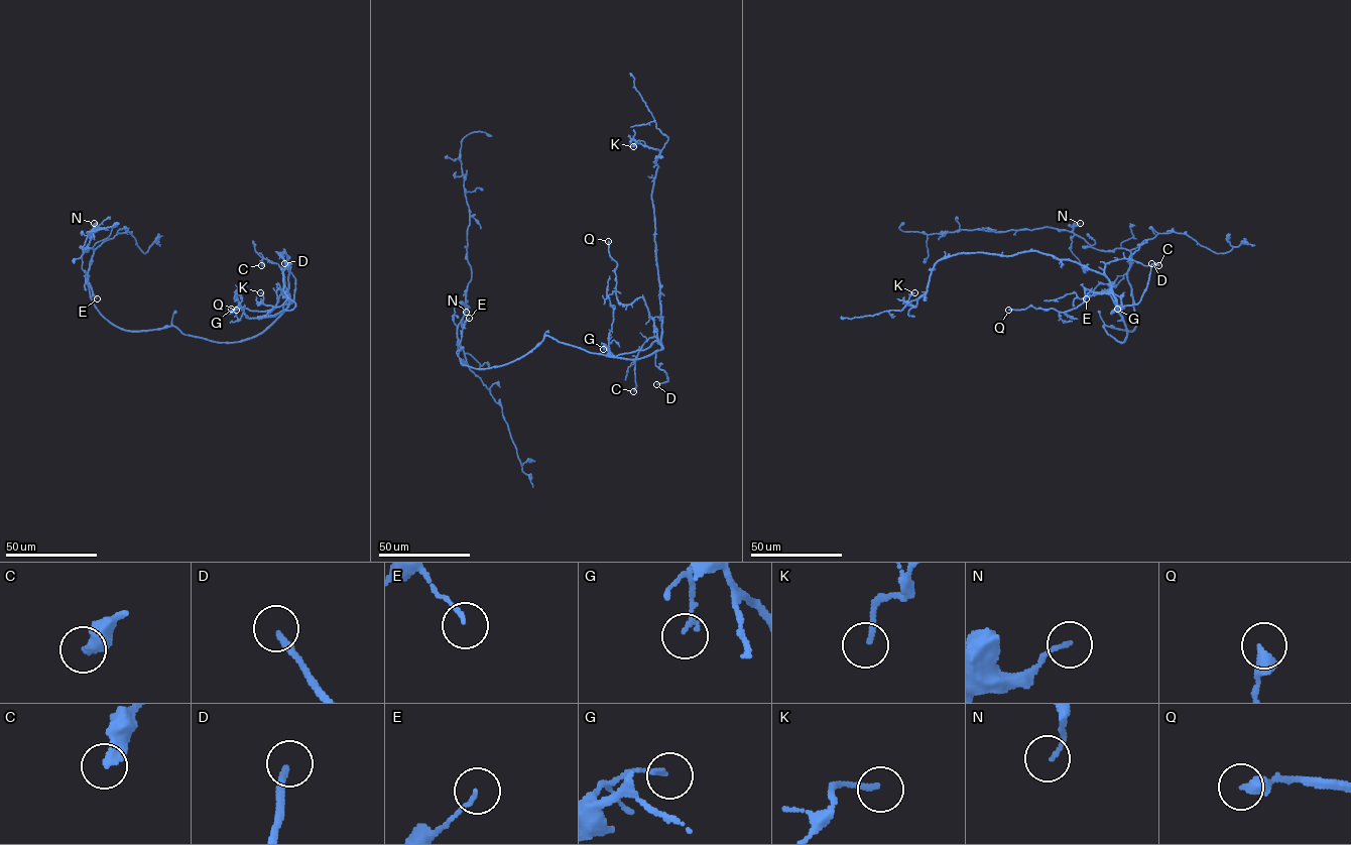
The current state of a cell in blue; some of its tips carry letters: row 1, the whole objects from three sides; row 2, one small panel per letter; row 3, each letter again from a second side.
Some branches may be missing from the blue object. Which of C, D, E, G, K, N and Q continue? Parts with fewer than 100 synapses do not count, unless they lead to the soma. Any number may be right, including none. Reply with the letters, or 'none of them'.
D

